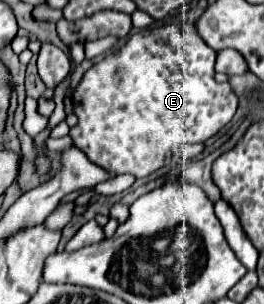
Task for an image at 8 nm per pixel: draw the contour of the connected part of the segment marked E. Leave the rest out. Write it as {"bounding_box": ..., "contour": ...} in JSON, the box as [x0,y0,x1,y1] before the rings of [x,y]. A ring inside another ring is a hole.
{"bounding_box":[69,25,239,175],"contour":[[[193,25],[147,27],[133,33],[119,51],[107,55],[83,75],[73,93],[79,123],[69,135],[91,163],[115,175],[151,175],[161,169],[183,143],[205,141],[233,119],[239,99],[229,83],[215,81],[215,55],[217,51],[203,43]]]}

